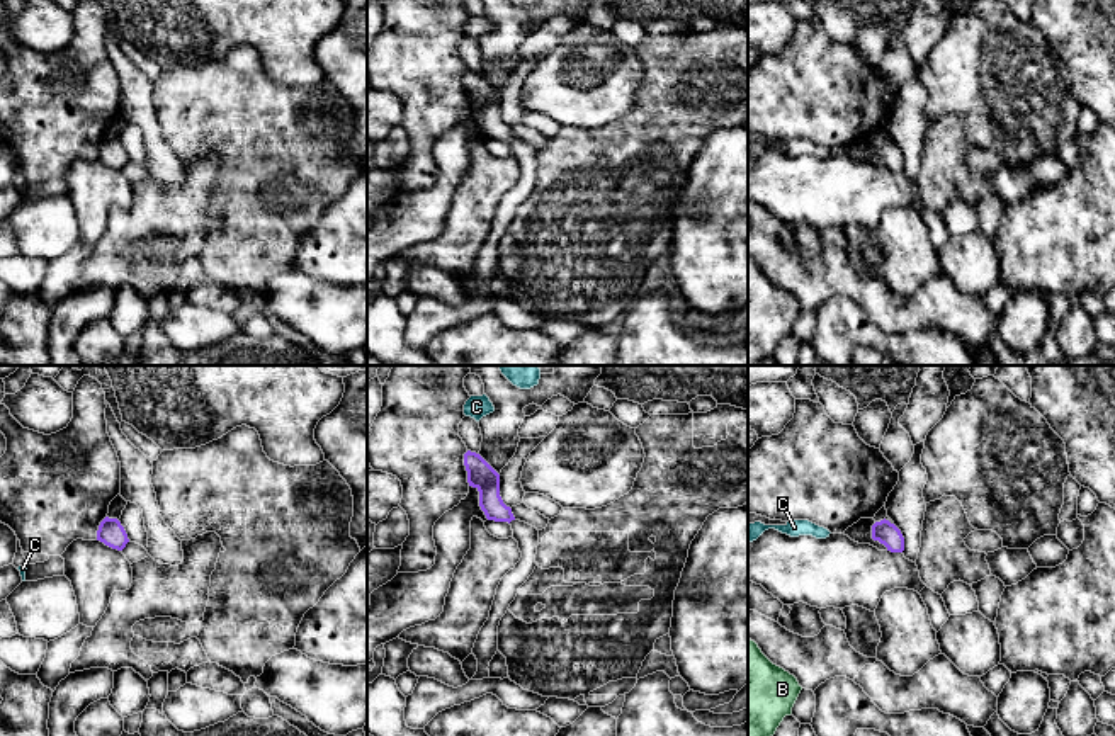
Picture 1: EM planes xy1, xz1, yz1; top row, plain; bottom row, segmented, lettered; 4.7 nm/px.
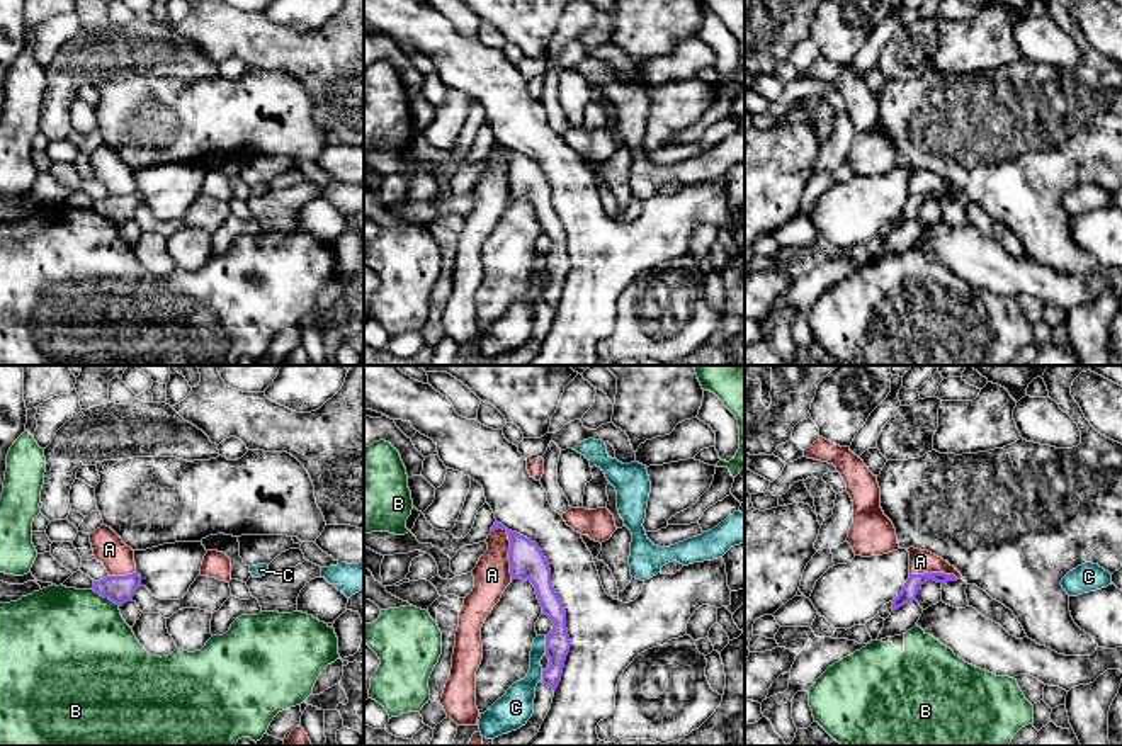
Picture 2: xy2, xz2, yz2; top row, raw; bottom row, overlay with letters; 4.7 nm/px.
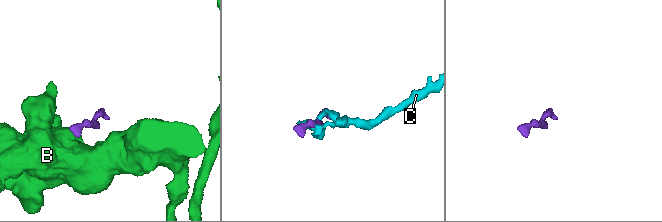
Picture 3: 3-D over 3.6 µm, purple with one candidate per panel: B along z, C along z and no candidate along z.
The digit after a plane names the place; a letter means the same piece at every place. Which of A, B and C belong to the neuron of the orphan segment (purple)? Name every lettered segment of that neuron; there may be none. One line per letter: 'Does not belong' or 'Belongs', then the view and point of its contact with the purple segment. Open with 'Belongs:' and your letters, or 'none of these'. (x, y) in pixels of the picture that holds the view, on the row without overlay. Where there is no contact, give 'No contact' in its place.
Belongs: none of these
A: Does not belong. Touches purple at xz2 (509, 172)
B: Does not belong. Touches purple at xy2 (106, 216)
C: Does not belong. Touches purple at xz2 (546, 264)

